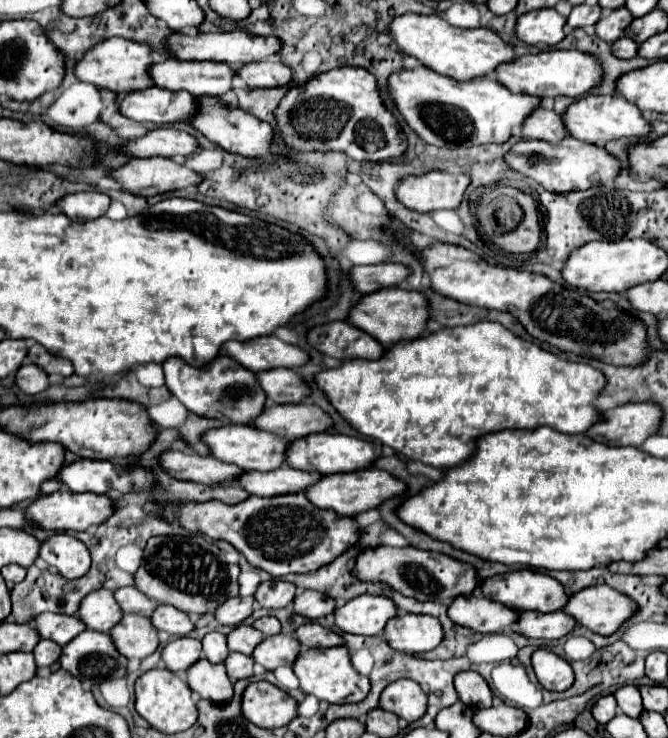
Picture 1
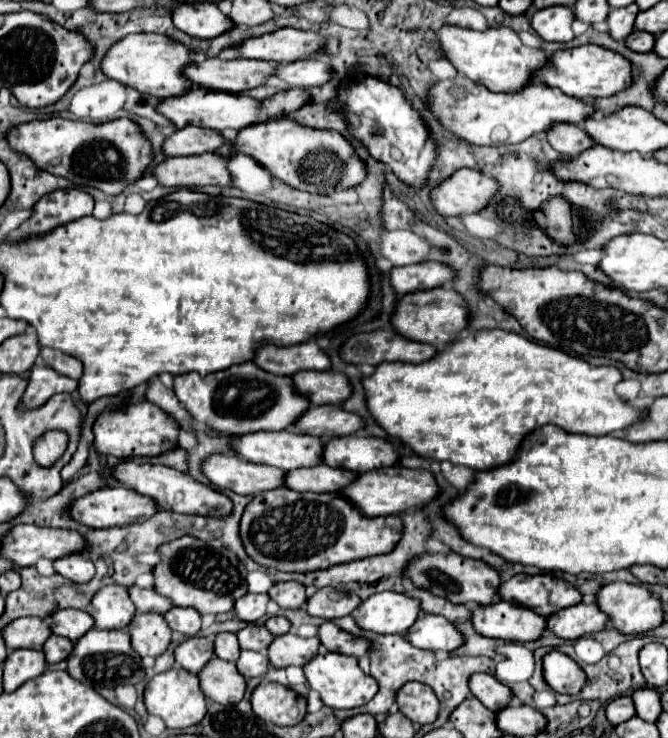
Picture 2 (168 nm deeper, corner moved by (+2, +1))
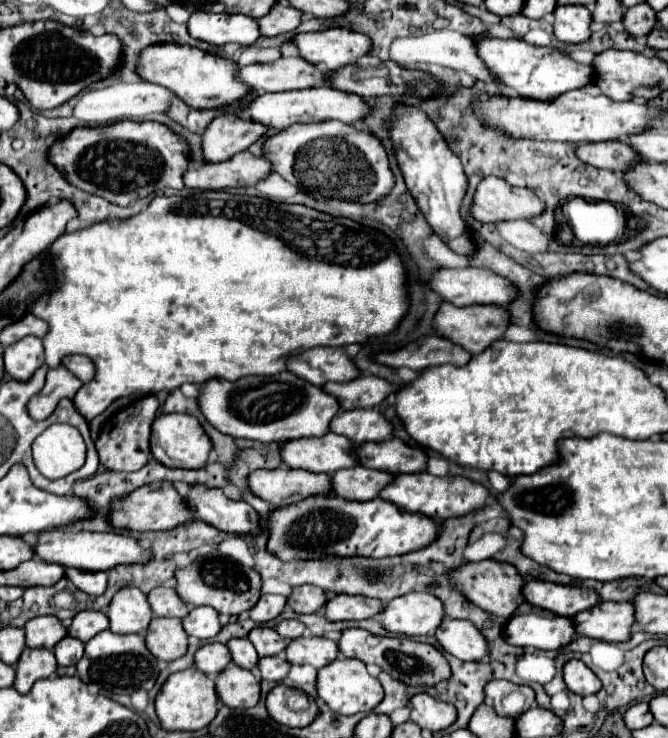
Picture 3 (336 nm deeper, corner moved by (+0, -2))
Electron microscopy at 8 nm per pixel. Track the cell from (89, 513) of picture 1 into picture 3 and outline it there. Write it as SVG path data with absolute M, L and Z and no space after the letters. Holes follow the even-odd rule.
M166 481L144 485L136 491L132 491L132 495L124 497L122 501L114 501L112 513L110 513L110 521L114 527L130 529L130 531L170 531L170 529L174 529L182 523L190 523L194 519L196 519L196 515L188 507L186 497L182 497L176 491L176 487Z

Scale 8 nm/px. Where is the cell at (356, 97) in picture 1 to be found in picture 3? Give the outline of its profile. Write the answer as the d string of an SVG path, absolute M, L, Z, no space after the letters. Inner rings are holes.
M406 105L396 107L390 135L394 141L396 159L398 159L398 165L402 169L402 175L406 179L406 185L408 185L412 197L416 199L420 211L424 213L426 221L434 229L434 233L454 253L464 255L464 257L472 257L472 253L476 251L472 231L460 215L462 199L464 199L466 189L468 189L460 159L448 149L444 137L436 129L436 125L418 107L406 107Z

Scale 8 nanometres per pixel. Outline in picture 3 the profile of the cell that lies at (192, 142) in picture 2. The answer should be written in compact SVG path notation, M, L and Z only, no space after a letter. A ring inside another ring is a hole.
M236 115L216 117L204 131L204 157L212 163L230 159L236 153L246 151L266 131L266 125L252 119Z

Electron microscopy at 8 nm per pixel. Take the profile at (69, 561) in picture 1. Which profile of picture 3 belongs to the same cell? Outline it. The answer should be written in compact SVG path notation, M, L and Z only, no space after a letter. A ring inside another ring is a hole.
M66 569L66 577L76 585L76 589L98 597L106 591L108 585L108 575L102 571L90 573L90 571L82 571L82 569Z

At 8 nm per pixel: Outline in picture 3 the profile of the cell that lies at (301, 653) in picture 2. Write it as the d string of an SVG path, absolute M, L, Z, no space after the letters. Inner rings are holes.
M298 637L286 647L286 661L292 665L312 665L316 669L326 667L338 657L338 643L322 637Z

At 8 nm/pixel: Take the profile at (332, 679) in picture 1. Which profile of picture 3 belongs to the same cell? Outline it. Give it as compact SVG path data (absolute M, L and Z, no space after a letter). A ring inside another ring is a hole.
M338 657L334 663L318 671L318 697L322 697L334 713L354 715L370 713L384 699L384 689L380 681L366 671L366 665L362 661Z

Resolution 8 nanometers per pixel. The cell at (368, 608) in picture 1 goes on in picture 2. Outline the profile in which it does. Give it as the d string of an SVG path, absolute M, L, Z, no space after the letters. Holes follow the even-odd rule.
M378 592L366 598L352 614L362 630L404 634L420 614L420 602L396 592Z

